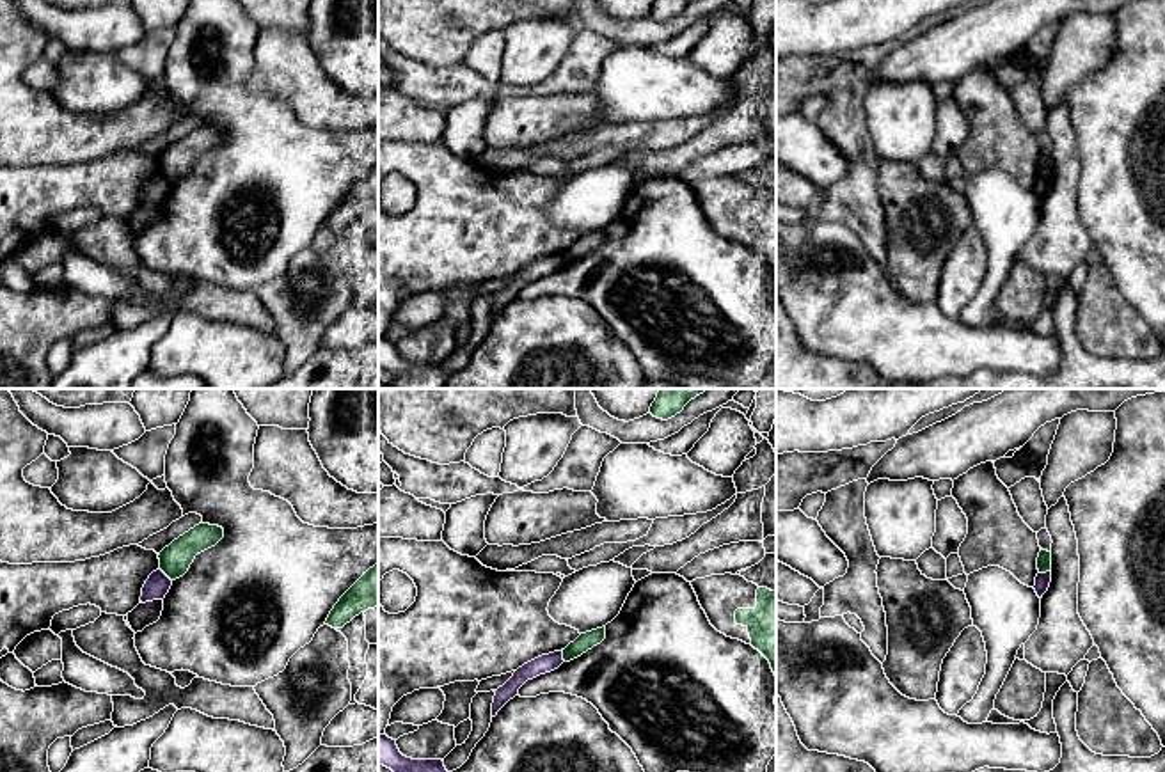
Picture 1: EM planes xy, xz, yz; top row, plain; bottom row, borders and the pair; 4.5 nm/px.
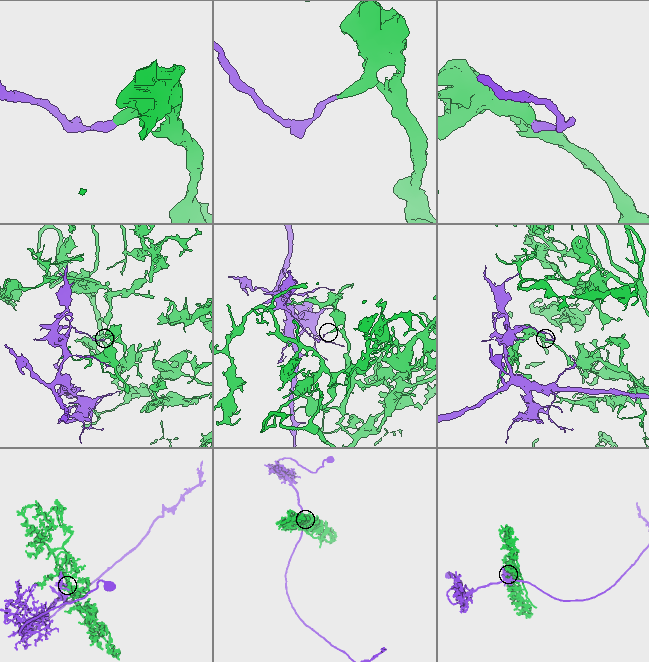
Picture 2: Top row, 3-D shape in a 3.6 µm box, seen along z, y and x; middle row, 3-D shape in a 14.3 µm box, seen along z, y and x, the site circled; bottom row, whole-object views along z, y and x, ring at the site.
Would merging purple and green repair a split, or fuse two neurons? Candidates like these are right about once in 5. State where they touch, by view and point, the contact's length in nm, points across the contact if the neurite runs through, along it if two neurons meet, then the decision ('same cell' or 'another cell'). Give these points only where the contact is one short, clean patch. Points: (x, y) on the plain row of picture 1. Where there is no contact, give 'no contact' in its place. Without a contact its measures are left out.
xy (166, 178) | 80 nm | along xy (160, 171), (171, 183) | another cell

